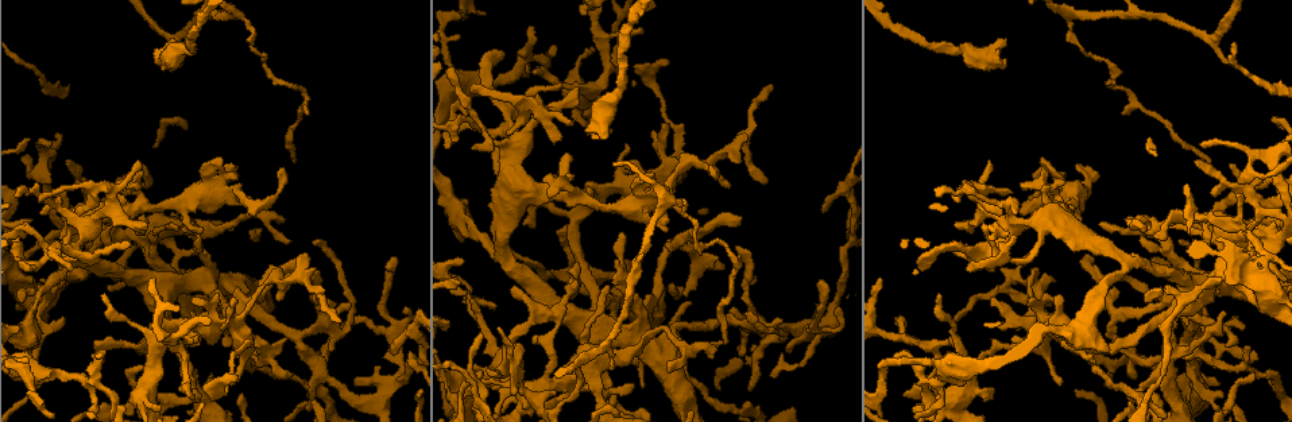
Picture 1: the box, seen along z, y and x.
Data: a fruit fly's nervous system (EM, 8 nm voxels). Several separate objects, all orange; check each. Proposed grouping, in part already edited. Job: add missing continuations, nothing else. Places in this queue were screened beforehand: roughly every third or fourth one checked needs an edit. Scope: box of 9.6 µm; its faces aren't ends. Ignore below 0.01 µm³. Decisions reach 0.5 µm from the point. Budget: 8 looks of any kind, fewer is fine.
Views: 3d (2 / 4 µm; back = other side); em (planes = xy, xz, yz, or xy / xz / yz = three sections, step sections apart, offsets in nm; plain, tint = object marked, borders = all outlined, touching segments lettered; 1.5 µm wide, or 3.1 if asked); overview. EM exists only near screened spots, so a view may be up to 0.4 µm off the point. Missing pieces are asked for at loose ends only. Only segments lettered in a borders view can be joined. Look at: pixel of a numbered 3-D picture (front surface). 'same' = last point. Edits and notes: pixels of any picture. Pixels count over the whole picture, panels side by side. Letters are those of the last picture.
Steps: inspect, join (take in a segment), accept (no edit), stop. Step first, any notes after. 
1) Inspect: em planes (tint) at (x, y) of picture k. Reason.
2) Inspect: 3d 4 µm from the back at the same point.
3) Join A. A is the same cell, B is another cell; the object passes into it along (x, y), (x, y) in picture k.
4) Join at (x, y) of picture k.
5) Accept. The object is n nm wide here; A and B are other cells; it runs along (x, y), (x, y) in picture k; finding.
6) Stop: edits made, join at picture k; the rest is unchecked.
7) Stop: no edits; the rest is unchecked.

Inspect: 3d 4 µm at (1208, 159) of picture 1. Tapers out.

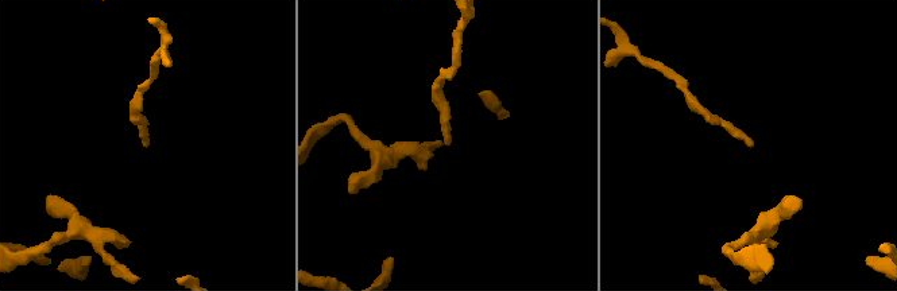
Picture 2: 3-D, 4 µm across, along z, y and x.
Inspect: em planes (borders) at (748, 141) of picture 2. Now the EM.

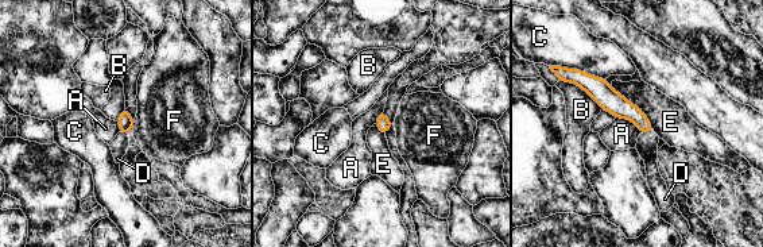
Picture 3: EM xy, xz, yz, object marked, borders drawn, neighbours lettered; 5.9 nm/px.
Join D. The object is 90 nm wide here; D is the same cell, A, B, C, E and F are other cells; the object passes into it along (615, 104), (647, 131), (647, 143) in picture 3; the cell continues.

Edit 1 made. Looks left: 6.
Inspect: 3d 2 µm at (181, 66) of picture 1. Branch stops here.

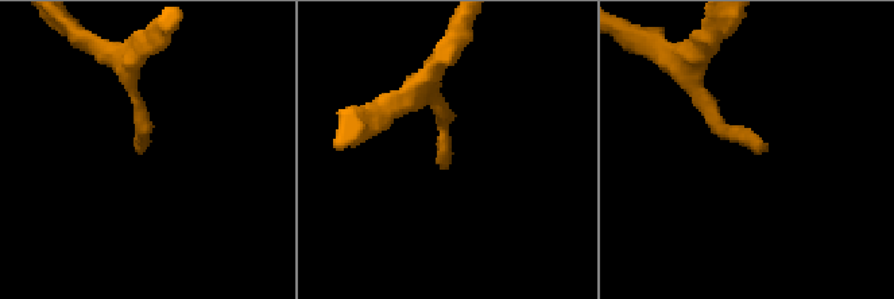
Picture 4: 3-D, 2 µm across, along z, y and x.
Inspect: em planes (tint) at (757, 150) of picture 4. Shape alone is not enough.

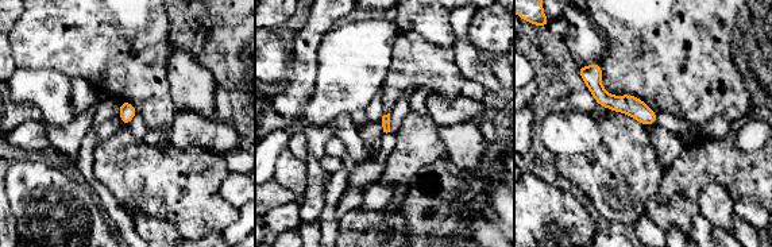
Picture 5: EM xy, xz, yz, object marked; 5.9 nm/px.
Inspect: em planes (borders) at the same point. See the neighbours.

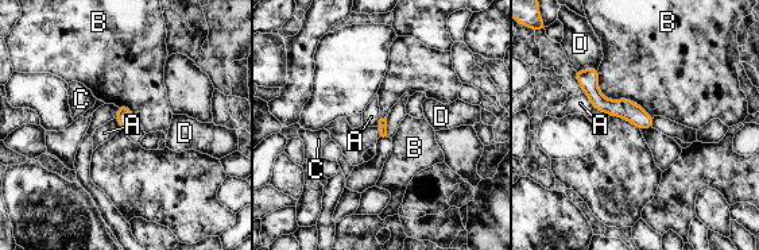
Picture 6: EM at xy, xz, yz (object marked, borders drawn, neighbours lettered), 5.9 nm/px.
Accept. A, B, C and D are other cells; it runs along (579, 74), (607, 106), (650, 122) in picture 6; no lettered segment goes on from it.

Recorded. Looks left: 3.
Inspect: 3d 4 µm at (96, 356) of picture 1. Free end.

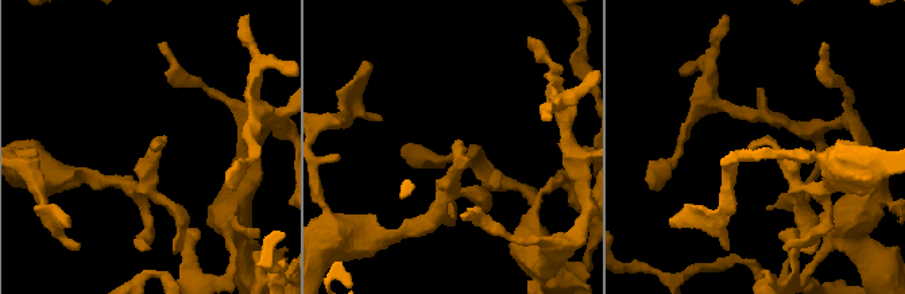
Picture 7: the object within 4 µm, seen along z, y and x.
Inspect: em xz step 4 (borders) at (156, 149) of picture 7.

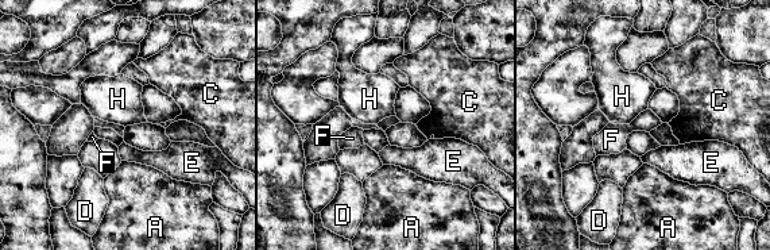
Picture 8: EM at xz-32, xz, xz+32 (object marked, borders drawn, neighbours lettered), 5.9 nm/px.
Inspect: em planes (borders) at the same point.

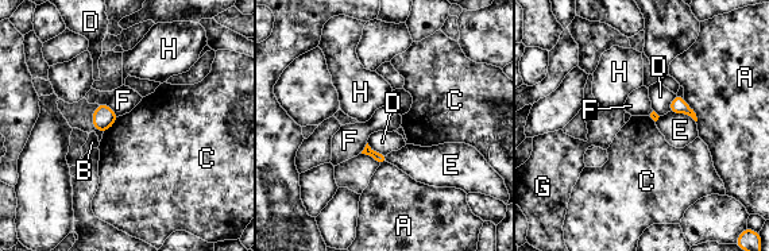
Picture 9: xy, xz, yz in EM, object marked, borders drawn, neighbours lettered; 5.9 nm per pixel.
Accept. The longest contact is with E, 170 nm; A, B, C, D, E, F, G and H are other cells; a border runs along (119, 116), (104, 132) in picture 9; none of them fits.

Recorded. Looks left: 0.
Stop: edits made, join at picture 3; the rest is unchecked.

